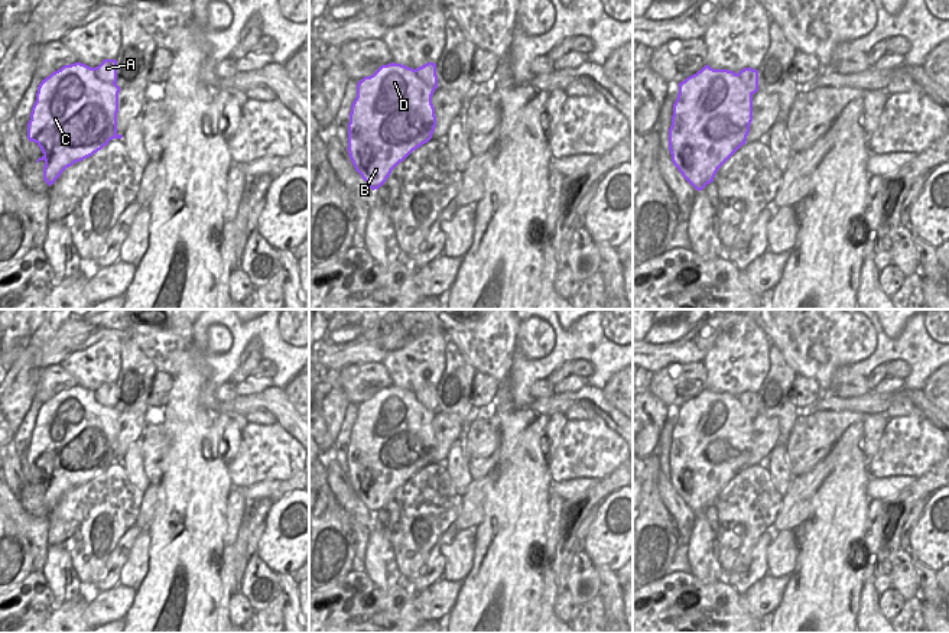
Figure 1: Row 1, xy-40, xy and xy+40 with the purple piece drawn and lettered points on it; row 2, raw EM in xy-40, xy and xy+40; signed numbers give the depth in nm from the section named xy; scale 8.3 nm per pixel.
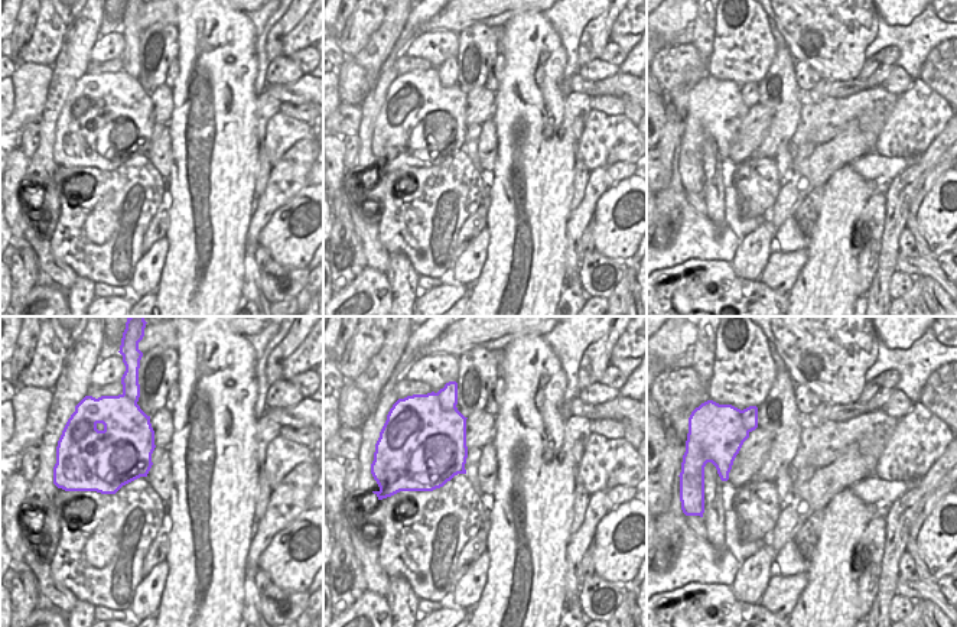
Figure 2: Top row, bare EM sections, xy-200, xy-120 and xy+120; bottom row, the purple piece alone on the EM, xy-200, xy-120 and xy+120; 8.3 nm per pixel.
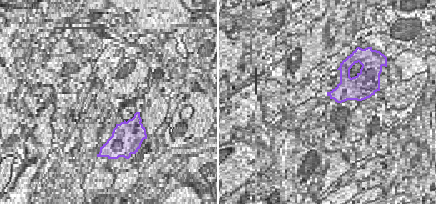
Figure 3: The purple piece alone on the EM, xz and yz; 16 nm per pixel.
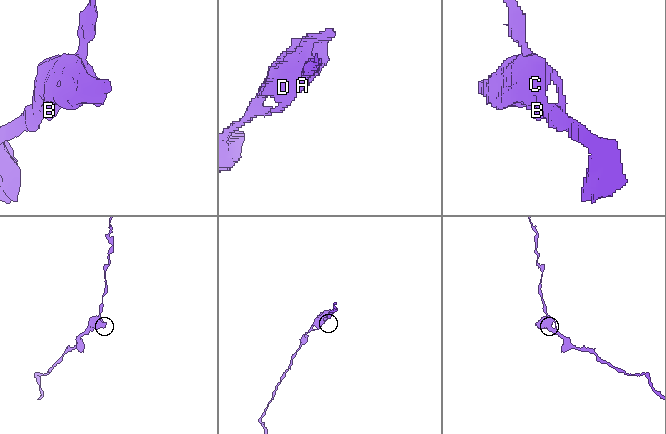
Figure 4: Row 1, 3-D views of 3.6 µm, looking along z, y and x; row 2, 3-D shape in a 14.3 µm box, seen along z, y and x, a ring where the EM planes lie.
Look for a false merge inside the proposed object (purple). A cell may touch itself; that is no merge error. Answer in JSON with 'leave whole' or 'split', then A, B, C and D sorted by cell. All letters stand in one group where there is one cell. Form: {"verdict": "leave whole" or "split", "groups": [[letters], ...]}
{"verdict": "leave whole", "groups": [["A", "B", "C", "D"]]}

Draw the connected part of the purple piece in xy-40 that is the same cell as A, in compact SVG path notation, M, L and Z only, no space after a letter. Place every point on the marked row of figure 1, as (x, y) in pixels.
M104 59L95 68L81 62L64 65L39 84L27 123L27 139L35 142L43 153L36 163L45 162L43 179L49 186L66 168L92 156L110 140L123 137L117 133L118 92L121 88L116 82L117 61Z

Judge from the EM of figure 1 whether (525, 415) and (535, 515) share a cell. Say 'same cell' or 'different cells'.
same cell

